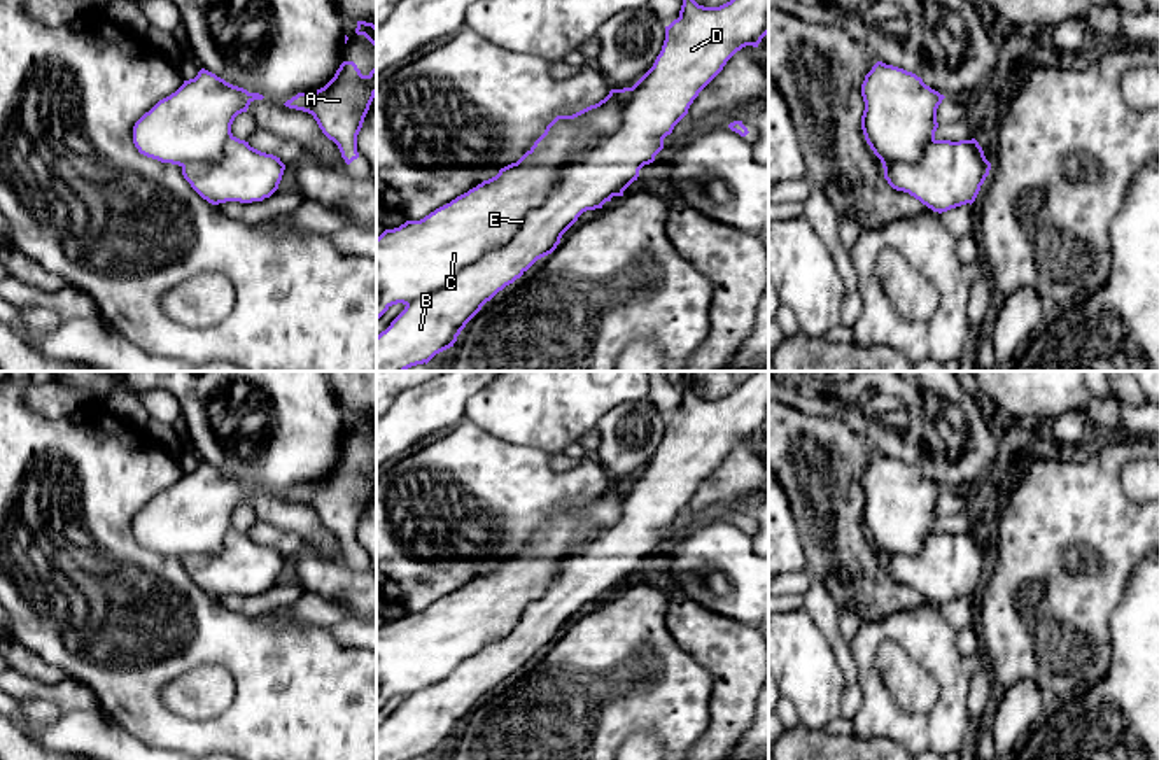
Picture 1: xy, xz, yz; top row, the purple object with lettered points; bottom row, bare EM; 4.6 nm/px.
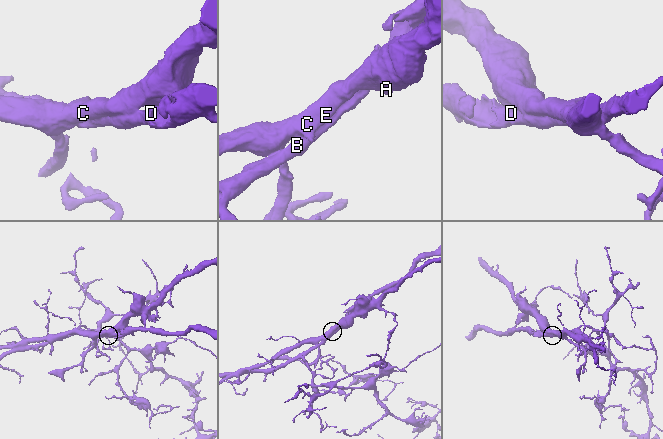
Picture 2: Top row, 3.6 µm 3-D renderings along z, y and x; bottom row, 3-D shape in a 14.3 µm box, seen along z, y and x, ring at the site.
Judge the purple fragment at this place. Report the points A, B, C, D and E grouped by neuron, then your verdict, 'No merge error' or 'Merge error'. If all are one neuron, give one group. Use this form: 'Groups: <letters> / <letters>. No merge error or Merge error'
Groups: A C / B D E. Merge error

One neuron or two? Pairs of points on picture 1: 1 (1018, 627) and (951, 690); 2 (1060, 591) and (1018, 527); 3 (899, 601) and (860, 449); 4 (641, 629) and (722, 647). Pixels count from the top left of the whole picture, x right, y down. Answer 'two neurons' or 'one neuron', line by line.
1: two neurons
2: one neuron
3: one neuron
4: two neurons

